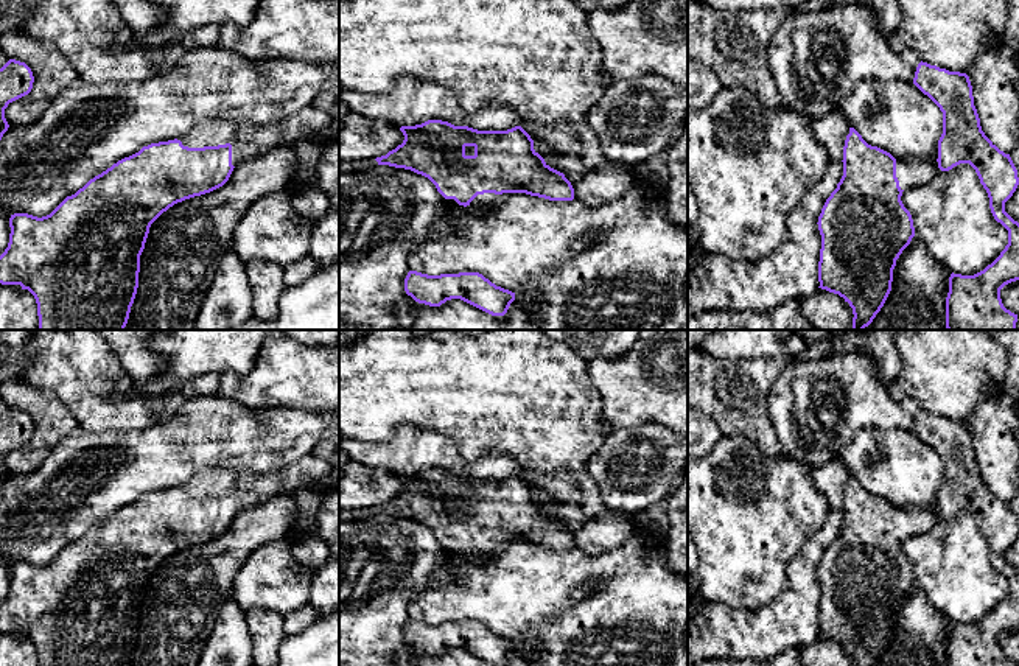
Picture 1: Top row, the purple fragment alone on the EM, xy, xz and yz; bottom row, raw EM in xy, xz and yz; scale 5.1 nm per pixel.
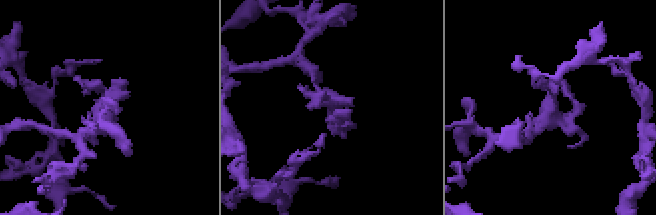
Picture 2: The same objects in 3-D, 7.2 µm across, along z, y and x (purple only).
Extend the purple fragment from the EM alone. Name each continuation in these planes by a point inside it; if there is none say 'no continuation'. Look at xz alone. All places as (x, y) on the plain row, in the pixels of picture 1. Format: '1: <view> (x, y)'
1: xz (481, 550)

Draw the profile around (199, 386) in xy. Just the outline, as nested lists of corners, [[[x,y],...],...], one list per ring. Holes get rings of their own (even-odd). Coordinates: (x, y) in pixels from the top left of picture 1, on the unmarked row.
[[[210,375],[194,377],[182,383],[179,387],[179,391],[187,400],[215,397],[218,395],[218,389],[219,389],[218,377]]]

